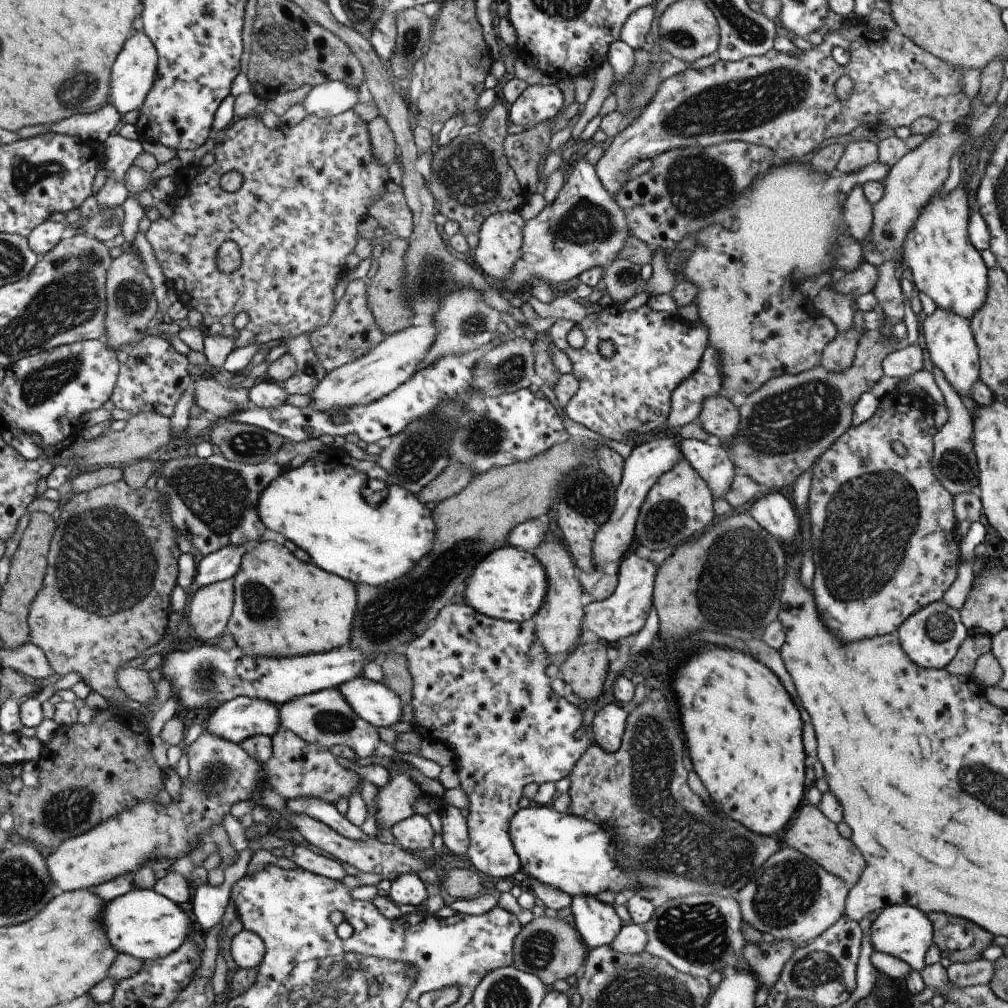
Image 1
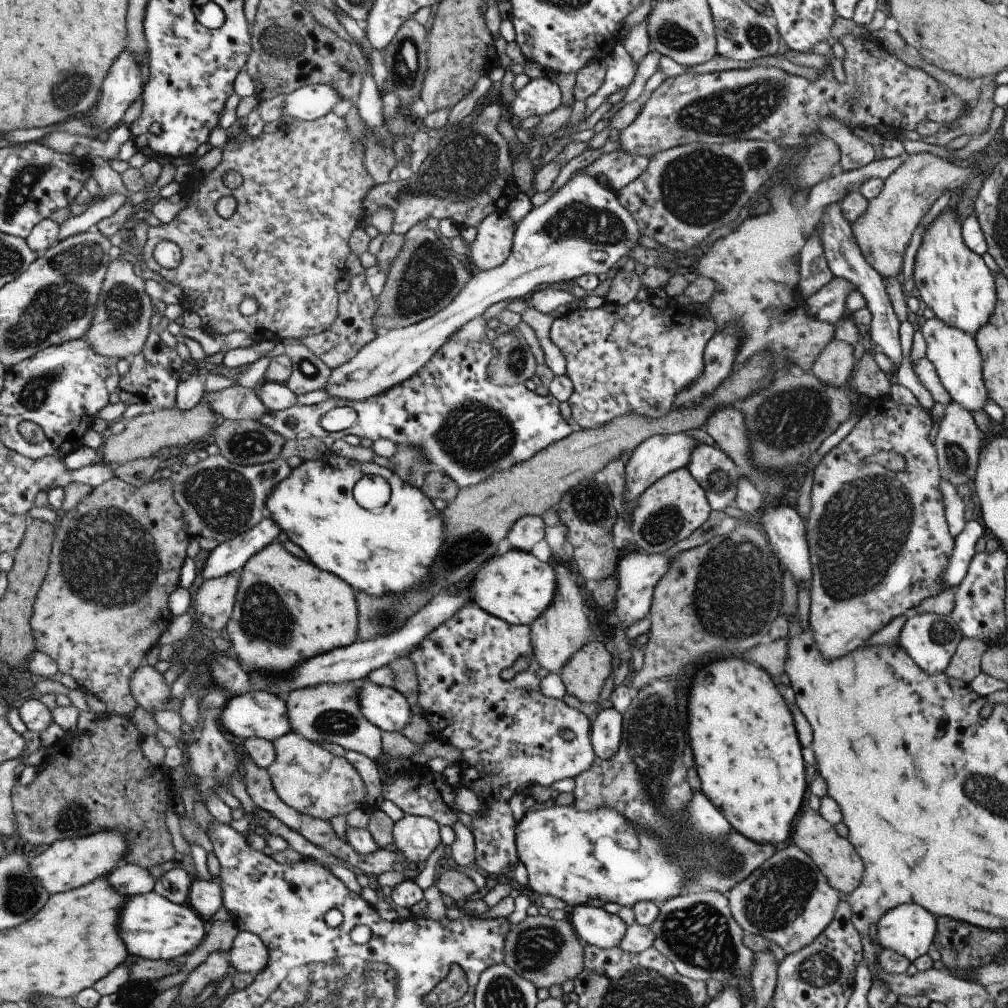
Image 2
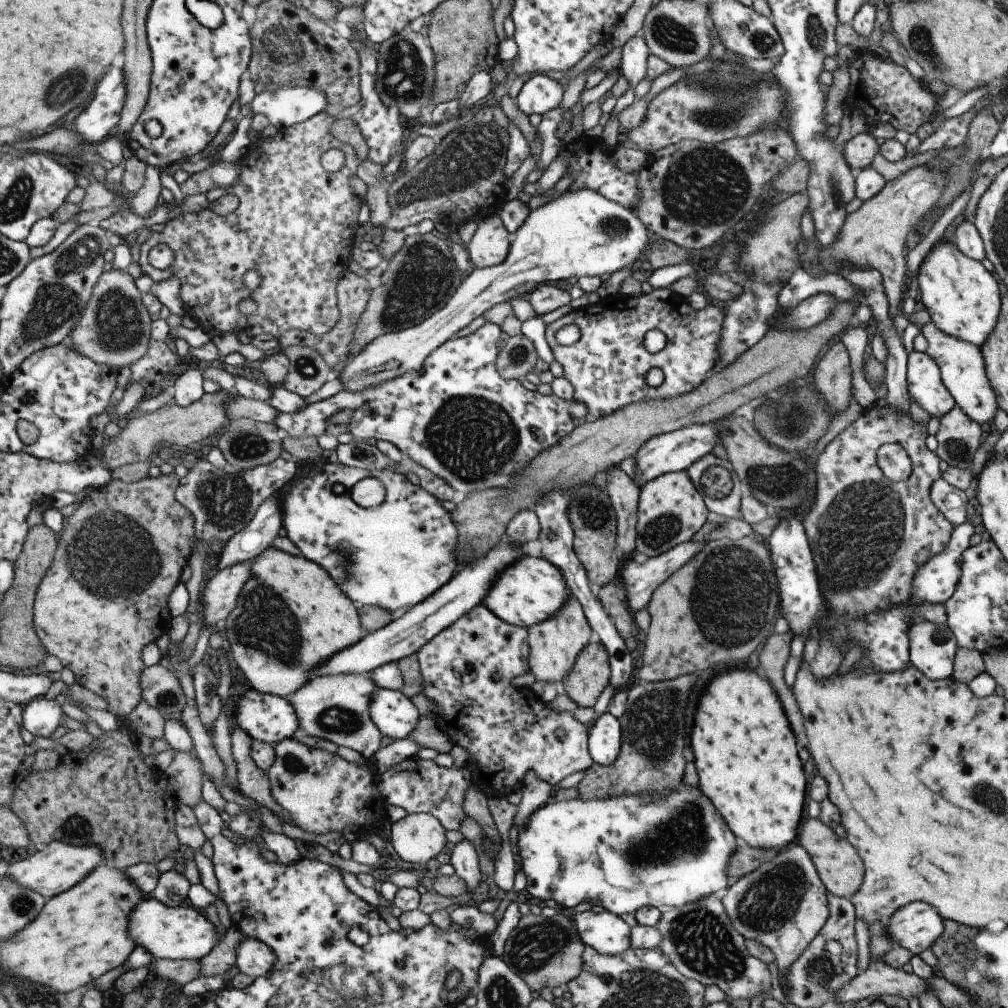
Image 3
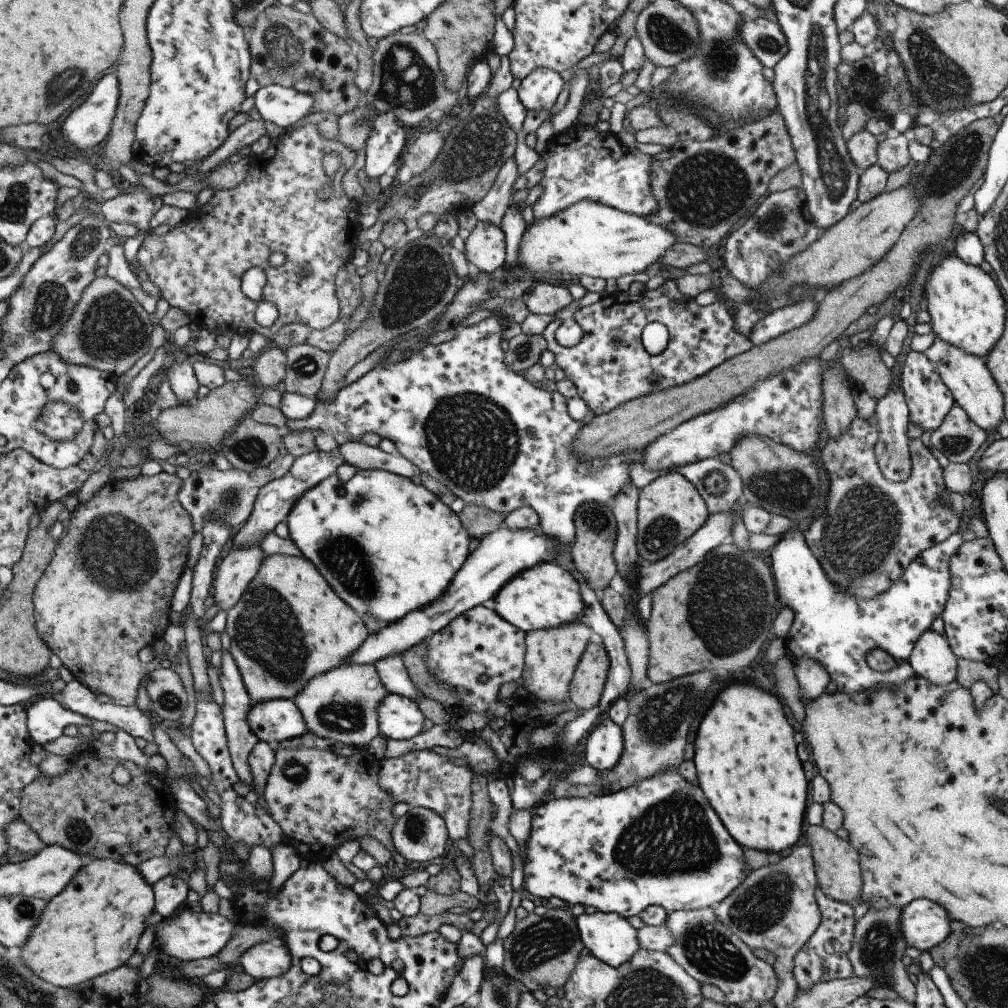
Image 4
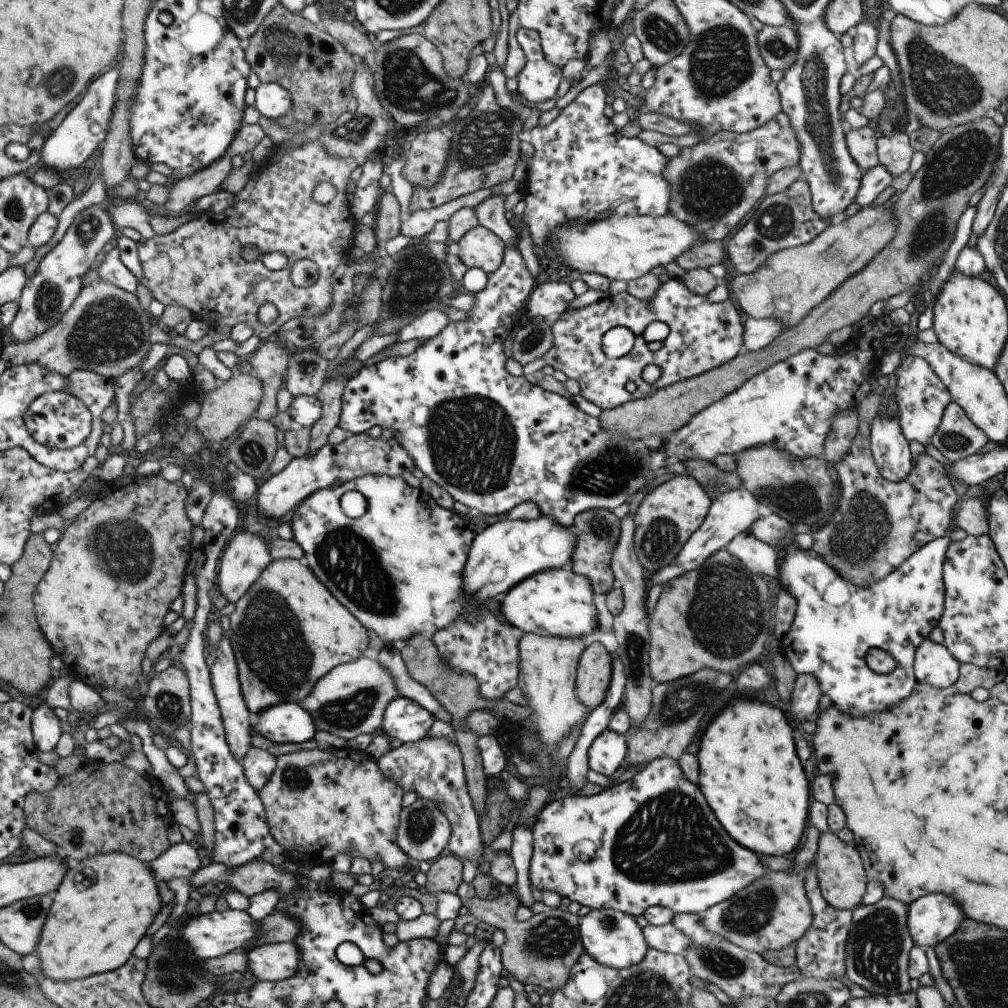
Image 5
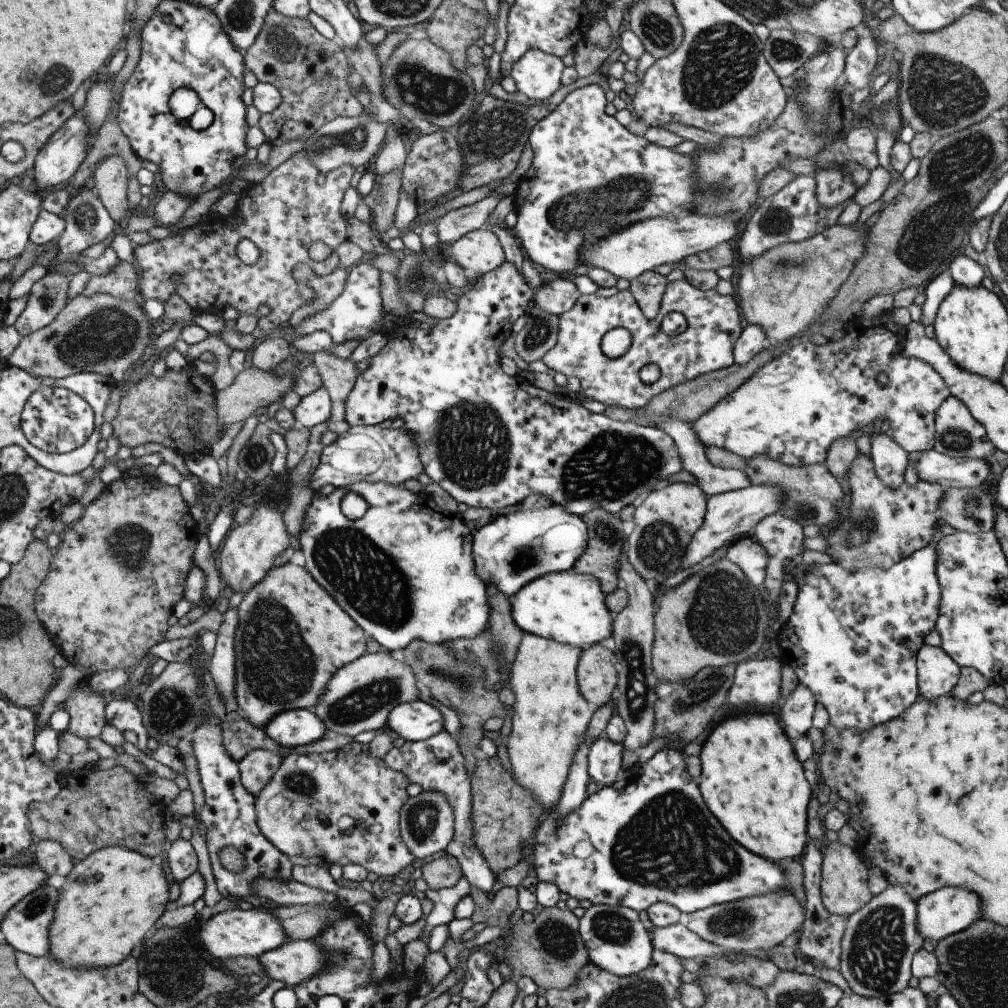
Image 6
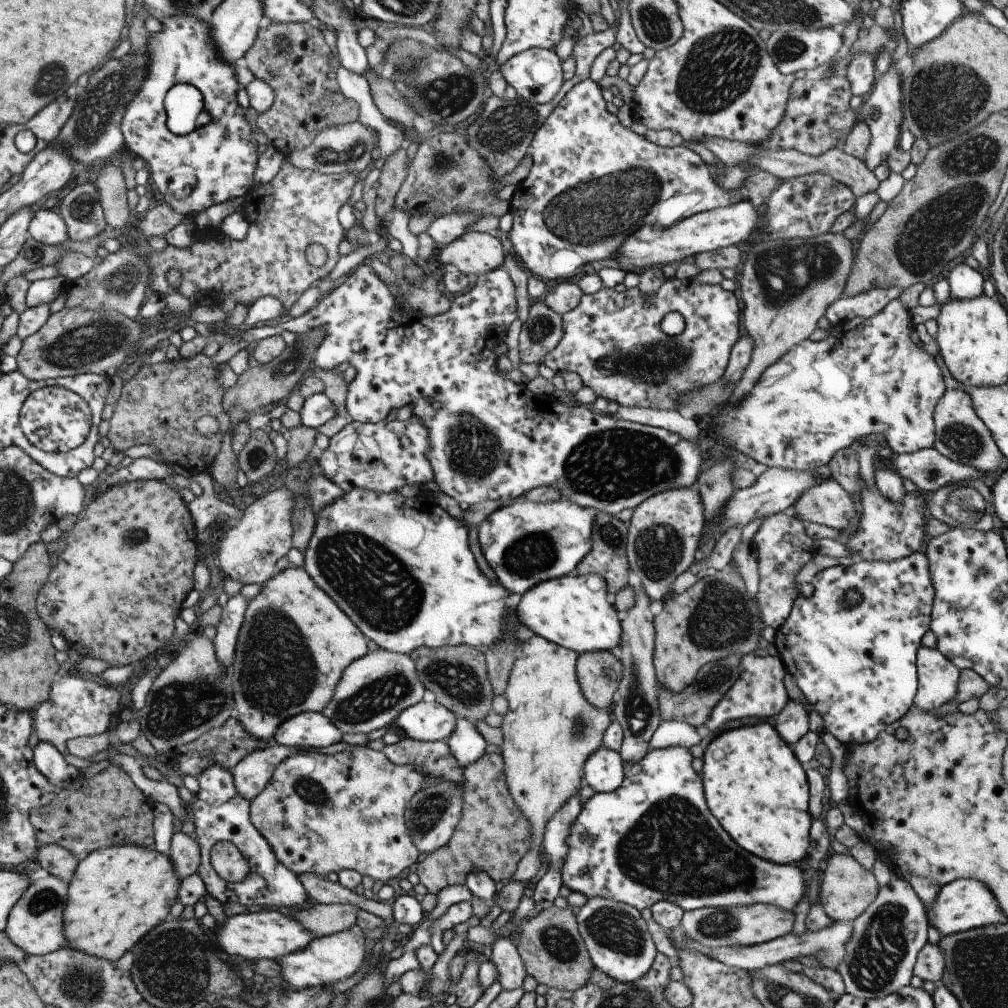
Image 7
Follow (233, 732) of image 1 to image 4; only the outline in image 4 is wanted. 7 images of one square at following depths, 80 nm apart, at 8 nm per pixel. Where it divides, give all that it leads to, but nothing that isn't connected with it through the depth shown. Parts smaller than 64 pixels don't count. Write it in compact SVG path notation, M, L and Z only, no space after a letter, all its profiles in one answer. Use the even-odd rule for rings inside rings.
M292 699L250 703L245 720L258 741L277 744L306 733L306 726Z

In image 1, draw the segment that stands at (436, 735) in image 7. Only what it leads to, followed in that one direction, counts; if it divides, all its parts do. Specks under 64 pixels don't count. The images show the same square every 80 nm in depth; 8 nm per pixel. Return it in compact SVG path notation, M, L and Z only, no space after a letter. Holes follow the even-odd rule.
M359 676L342 682L335 688L351 710L367 724L376 728L399 722L402 704L383 683Z

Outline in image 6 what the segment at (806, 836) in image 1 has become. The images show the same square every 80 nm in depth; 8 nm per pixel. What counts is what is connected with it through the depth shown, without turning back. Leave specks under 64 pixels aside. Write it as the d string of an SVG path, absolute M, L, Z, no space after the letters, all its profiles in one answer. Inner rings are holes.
M825 840L820 862L820 899L828 913L847 918L871 898L868 889L869 868L863 864L857 851L839 841Z

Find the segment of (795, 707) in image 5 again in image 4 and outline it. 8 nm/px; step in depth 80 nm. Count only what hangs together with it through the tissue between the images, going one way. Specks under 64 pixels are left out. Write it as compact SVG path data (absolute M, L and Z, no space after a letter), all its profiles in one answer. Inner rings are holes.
M805 656L799 658L799 662L795 664L795 678L797 678L801 694L807 698L819 696L829 684L829 676L825 668L817 660L811 660Z

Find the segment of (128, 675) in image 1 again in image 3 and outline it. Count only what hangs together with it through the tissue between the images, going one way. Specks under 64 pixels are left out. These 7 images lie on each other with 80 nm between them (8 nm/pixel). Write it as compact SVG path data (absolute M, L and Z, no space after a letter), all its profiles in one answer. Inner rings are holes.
M161 665L144 667L139 675L140 698L163 716L177 717L184 707L184 694L173 672Z

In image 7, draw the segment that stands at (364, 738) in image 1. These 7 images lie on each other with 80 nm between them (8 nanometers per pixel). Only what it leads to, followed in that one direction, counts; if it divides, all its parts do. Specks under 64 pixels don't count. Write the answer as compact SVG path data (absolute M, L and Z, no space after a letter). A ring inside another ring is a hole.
M379 648L351 662L343 670L337 686L333 688L333 698L320 714L333 722L342 734L368 734L389 727L405 708L422 700L424 690L415 670L415 662L408 655Z

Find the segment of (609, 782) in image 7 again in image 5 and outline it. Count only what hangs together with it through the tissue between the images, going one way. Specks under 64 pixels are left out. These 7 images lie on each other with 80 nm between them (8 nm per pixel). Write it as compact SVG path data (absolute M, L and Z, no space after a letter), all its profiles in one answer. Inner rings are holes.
M607 726L586 749L588 768L609 778L623 763L627 747L624 736Z

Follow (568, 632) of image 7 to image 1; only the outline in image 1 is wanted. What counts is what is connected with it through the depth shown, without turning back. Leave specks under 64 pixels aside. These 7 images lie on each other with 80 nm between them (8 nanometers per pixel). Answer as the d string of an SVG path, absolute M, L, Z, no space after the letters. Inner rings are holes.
M506 544L487 554L473 567L464 584L465 602L461 603L469 605L483 616L523 622L530 620L542 605L546 588L546 574L540 562L531 553Z

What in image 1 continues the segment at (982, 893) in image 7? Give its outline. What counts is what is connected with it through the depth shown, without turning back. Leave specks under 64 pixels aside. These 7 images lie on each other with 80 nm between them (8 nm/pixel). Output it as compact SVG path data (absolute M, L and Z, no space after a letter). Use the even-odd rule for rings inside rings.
M906 904L882 907L877 917L869 925L869 942L873 950L902 960L905 964L909 965L911 971L917 972L919 976L921 976L921 971L927 966L924 964L924 954L929 948L929 945L935 941L933 934L934 930L931 926L930 919L926 917L926 913L917 910L914 906Z

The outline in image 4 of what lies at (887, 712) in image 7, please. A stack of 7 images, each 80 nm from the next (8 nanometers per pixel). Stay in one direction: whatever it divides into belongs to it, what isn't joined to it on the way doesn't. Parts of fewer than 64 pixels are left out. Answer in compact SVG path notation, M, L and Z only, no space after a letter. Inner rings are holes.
M798 529L786 531L780 535L778 540L775 537L775 544L770 548L766 558L772 570L778 598L781 604L785 604L793 612L790 632L787 638L784 638L785 644L787 644L787 655L791 654L795 660L803 654L807 654L809 658L819 658L819 662L823 662L823 666L827 666L831 680L837 682L837 688L847 692L847 694L855 694L859 690L869 688L900 685L906 681L914 674L908 658L915 639L930 628L931 622L940 616L940 612L947 602L951 578L950 558L962 545L963 538L960 535L962 531L955 531L943 542L924 550L907 565L902 577L891 583L883 595L866 601L850 597L843 591L837 590L836 586L825 576L814 554L809 550L801 531ZM875 648L889 654L895 662L895 667L883 672L869 668L865 664L865 654L869 650L875 650Z

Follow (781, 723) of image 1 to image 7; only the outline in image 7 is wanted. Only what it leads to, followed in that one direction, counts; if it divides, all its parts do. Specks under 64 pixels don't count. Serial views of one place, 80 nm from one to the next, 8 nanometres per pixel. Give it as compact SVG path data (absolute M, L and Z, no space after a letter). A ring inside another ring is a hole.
M766 721L755 726L741 726L725 730L713 738L702 755L702 791L709 812L719 825L743 850L753 856L779 865L803 862L809 843L811 818L807 814L807 780L801 763L795 760L788 744L785 744L775 727Z

